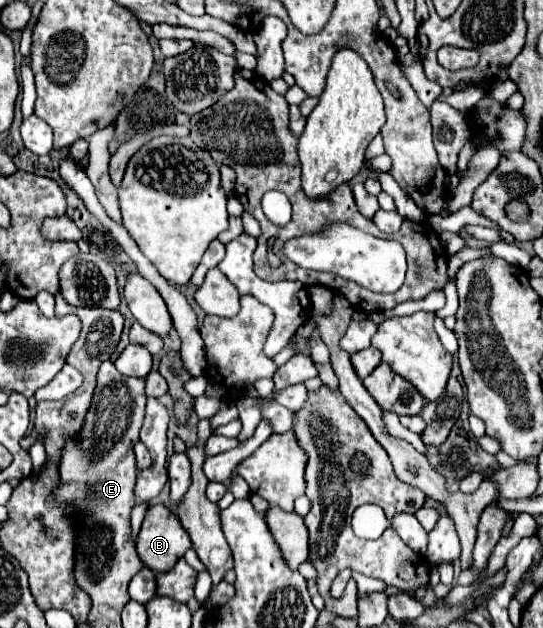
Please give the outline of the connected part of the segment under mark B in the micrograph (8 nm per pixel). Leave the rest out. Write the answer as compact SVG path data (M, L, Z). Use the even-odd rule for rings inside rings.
M161 504L149 506L137 540L137 552L143 564L153 572L169 572L189 548L191 538L179 518Z

